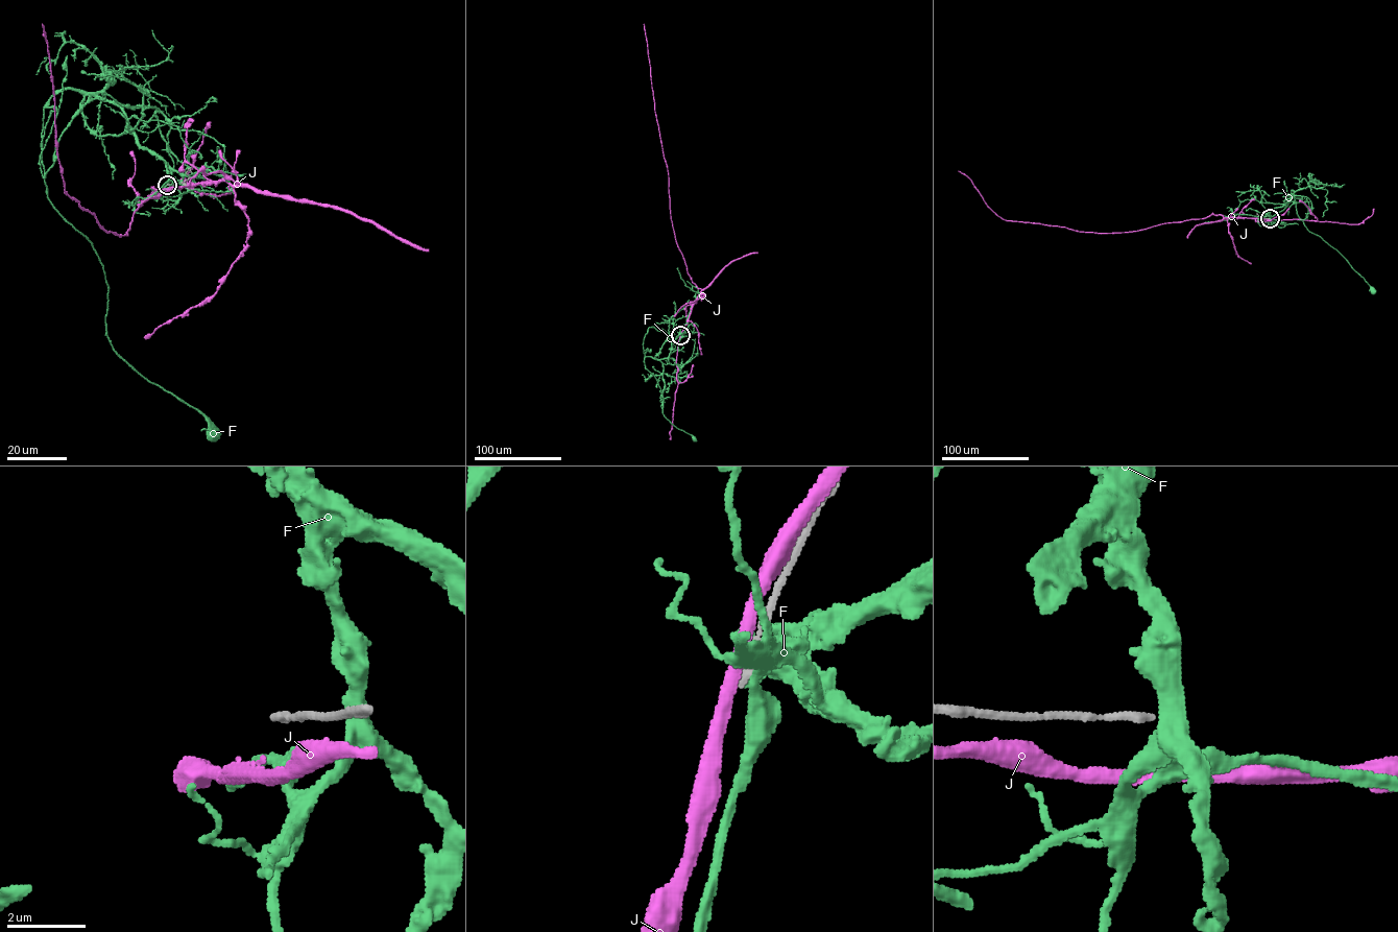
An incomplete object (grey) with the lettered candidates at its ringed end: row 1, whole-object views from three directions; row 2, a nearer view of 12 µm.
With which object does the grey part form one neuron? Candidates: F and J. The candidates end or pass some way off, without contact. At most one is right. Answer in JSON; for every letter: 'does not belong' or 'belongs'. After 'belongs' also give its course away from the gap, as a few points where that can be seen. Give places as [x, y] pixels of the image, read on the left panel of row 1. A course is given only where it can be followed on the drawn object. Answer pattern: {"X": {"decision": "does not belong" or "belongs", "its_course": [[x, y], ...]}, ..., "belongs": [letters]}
{"F": {"decision": "does not belong"}, "J": {"decision": "does not belong"}, "belongs": []}

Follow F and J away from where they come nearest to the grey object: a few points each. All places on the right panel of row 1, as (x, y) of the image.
F: (1270, 219), (1270, 211), (1287, 202), (1294, 194), (1292, 190), (1298, 216), (1307, 229), (1335, 248), (1373, 291)
J: (1270, 219), (1226, 218), (1211, 214), (1137, 231), (1101, 233), (1006, 220), (988, 207), (971, 181), (959, 171)

